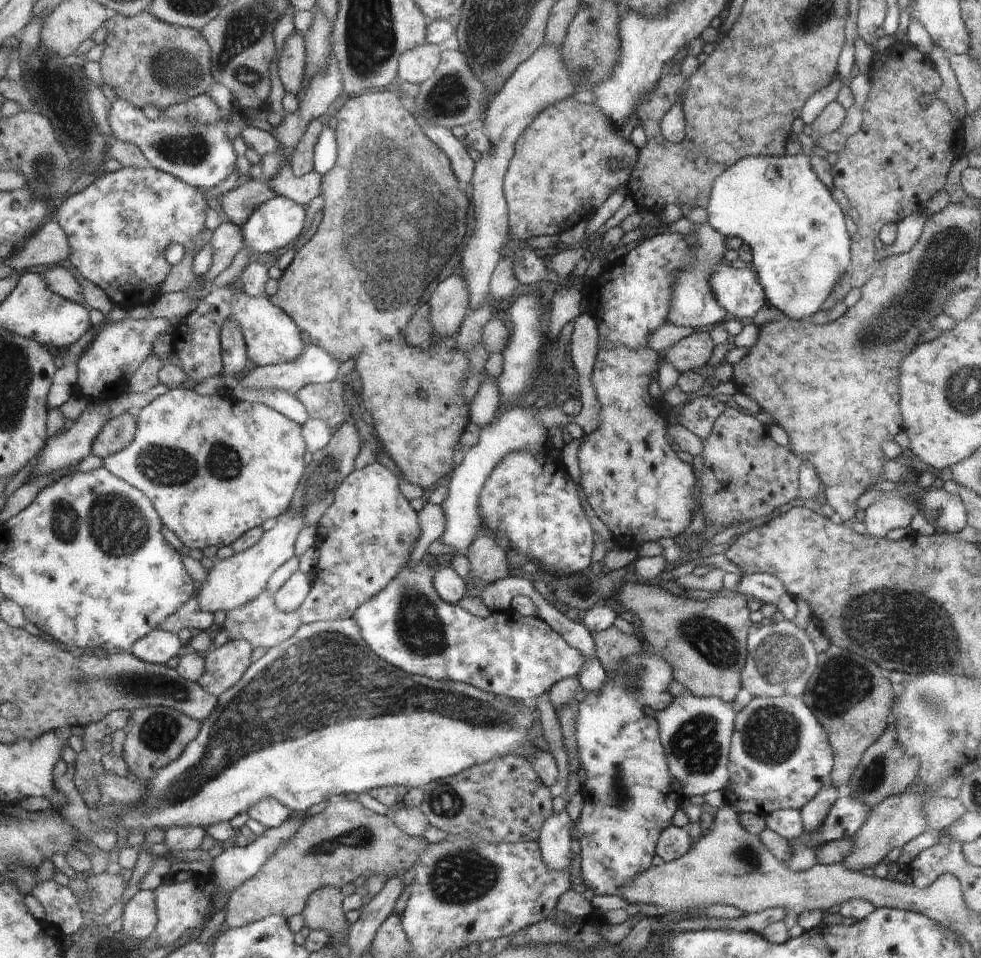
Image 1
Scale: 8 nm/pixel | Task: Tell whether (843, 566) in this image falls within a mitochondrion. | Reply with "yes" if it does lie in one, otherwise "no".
no

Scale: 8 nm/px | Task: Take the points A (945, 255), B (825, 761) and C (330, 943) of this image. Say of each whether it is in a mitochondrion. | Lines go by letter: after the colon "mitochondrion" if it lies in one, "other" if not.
A: mitochondrion
B: other
C: other

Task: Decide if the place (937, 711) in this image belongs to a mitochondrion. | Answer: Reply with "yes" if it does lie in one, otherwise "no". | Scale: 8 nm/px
yes

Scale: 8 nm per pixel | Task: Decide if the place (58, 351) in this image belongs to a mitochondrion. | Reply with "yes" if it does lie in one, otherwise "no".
no

